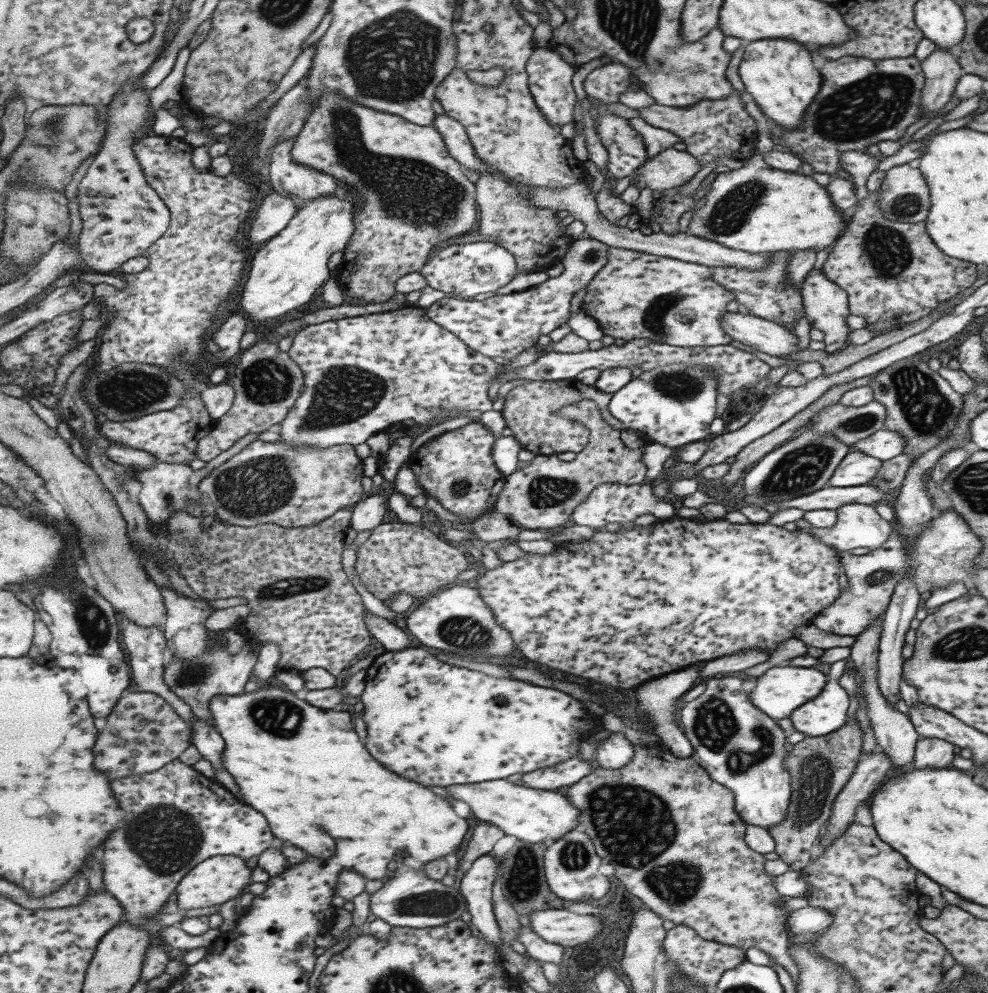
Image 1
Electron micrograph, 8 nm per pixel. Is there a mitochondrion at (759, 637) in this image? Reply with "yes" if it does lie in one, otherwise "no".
no

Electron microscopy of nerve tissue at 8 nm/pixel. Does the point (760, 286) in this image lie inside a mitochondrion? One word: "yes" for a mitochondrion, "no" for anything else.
yes

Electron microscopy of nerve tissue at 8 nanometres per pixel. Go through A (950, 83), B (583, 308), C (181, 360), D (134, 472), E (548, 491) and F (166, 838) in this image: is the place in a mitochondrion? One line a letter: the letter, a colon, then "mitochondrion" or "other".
A: other
B: other
C: mitochondrion
D: other
E: mitochondrion
F: mitochondrion

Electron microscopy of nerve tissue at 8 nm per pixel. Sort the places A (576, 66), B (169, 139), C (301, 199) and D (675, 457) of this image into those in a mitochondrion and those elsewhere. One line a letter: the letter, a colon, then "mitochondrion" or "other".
A: other
B: other
C: other
D: other

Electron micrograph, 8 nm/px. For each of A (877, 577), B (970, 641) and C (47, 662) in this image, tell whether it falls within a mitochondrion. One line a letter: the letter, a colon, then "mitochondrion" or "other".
A: mitochondrion
B: mitochondrion
C: other

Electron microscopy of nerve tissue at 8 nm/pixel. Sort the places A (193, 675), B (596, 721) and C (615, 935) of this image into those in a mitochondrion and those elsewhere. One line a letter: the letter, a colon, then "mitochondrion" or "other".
A: mitochondrion
B: other
C: other

